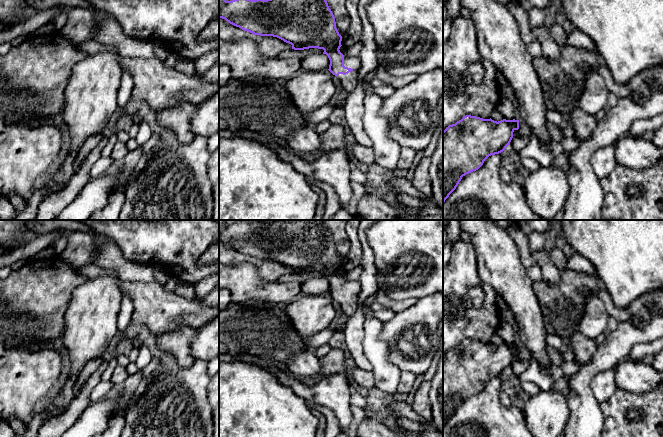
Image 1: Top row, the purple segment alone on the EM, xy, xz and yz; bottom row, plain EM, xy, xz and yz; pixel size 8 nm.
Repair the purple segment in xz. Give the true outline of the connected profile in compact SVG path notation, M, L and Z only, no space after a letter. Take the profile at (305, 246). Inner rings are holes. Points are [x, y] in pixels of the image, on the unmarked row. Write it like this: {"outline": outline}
{"outline": "M219 220L219 242L254 259L273 260L292 269L294 274L323 273L330 284L329 295L336 300L347 316L347 321L357 310L357 297L361 291L359 281L345 281L340 276L342 260L336 252L335 241L324 220L275 220L262 224L238 222L226 225Z"}

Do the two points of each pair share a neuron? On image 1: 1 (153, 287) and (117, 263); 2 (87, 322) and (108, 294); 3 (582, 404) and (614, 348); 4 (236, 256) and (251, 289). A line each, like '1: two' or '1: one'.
1: two
2: one
3: one
4: two

